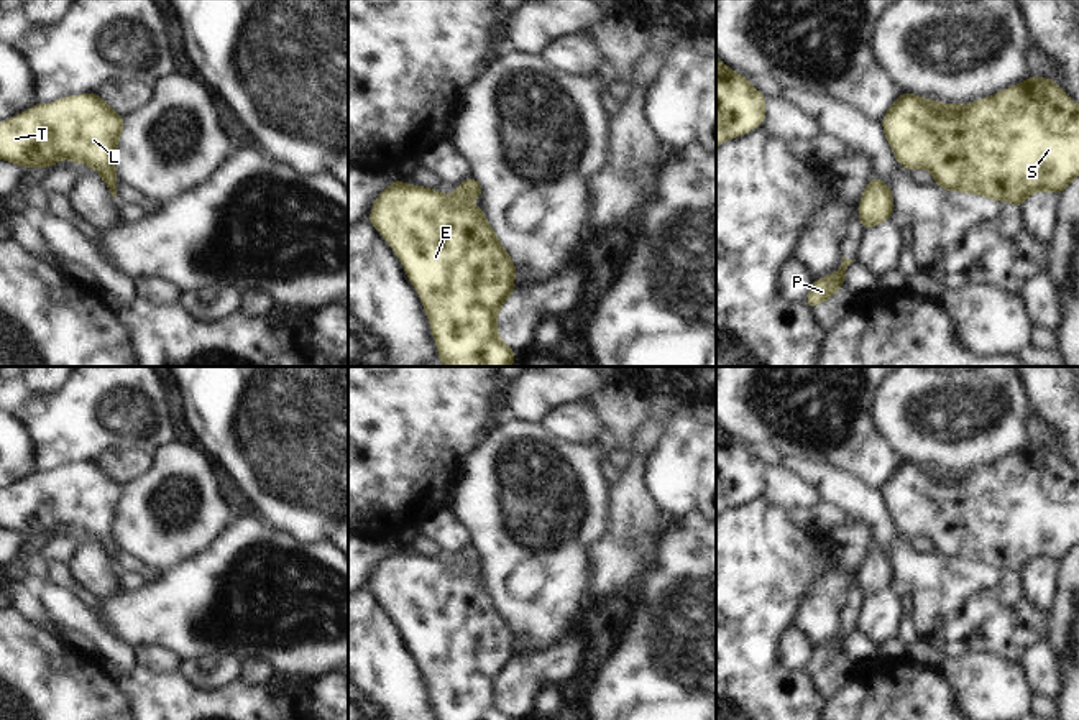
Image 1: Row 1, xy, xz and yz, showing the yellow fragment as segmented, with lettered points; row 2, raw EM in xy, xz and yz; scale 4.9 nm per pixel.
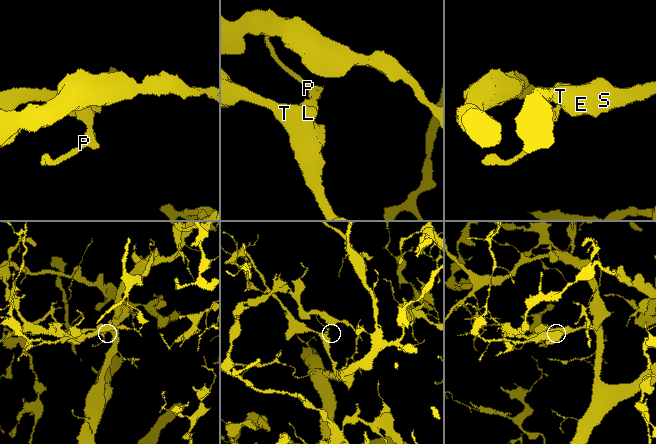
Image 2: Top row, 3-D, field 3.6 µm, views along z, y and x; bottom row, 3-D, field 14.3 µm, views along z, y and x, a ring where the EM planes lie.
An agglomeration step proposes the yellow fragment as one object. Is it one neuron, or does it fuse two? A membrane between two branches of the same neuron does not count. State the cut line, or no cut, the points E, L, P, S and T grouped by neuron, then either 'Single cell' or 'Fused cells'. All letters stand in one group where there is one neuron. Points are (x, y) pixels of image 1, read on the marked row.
No split. Groups: E L P S T. Single cell.

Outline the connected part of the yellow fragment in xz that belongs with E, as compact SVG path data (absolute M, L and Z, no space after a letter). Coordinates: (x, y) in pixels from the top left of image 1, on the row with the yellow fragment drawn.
M401 176L379 194L368 220L393 247L407 271L409 281L419 291L427 319L432 324L434 340L438 345L440 363L448 367L511 367L514 350L499 340L496 317L498 309L514 293L517 266L486 222L483 205L470 207L470 202L483 194L483 186L470 178L457 184L458 192L455 196L445 196L422 186L404 186L402 179Z

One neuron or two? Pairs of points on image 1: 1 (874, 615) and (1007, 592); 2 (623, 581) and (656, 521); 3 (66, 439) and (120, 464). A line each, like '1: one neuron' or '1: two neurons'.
1: two neurons
2: one neuron
3: two neurons

